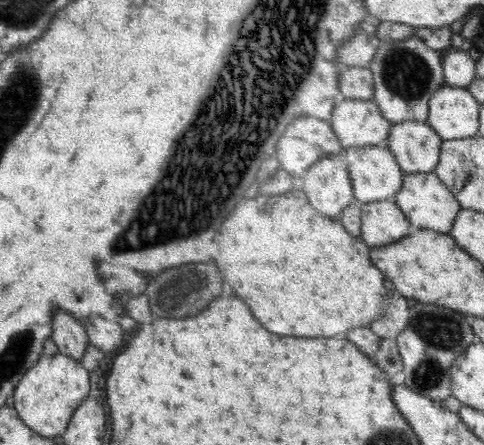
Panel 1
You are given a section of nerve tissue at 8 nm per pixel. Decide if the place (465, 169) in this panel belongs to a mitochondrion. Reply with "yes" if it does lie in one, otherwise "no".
yes

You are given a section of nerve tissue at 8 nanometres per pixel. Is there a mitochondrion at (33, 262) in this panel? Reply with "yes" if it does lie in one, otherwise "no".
no

